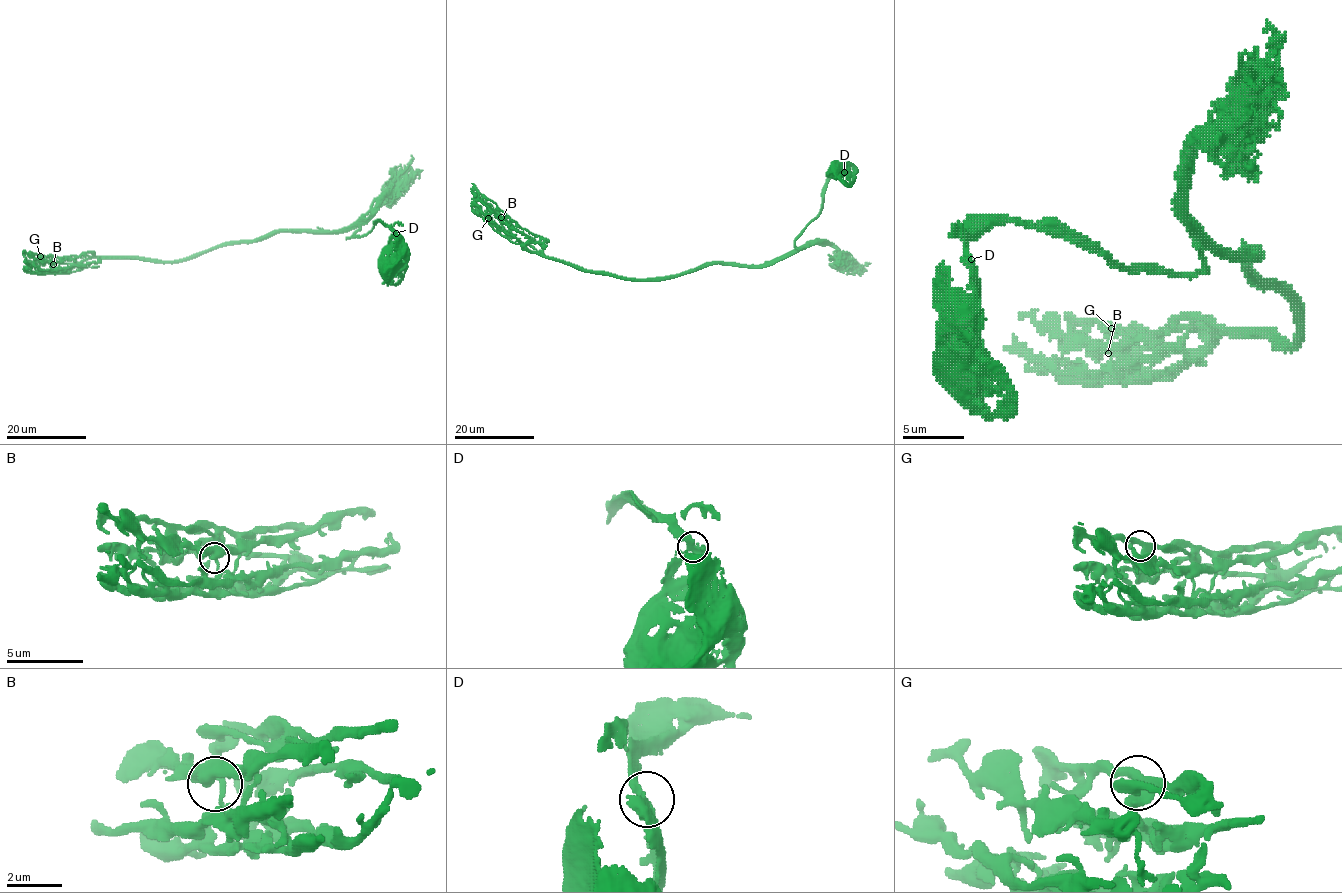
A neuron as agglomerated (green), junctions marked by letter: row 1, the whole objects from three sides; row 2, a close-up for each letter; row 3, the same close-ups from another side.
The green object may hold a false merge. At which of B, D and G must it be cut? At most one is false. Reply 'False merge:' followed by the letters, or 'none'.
False merge: none

